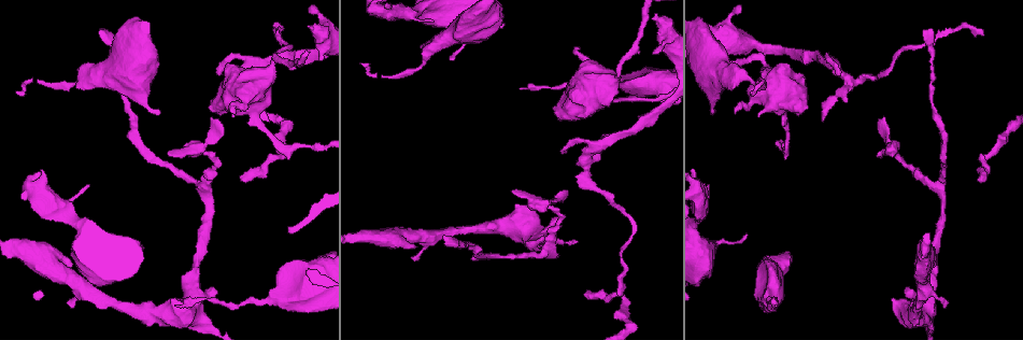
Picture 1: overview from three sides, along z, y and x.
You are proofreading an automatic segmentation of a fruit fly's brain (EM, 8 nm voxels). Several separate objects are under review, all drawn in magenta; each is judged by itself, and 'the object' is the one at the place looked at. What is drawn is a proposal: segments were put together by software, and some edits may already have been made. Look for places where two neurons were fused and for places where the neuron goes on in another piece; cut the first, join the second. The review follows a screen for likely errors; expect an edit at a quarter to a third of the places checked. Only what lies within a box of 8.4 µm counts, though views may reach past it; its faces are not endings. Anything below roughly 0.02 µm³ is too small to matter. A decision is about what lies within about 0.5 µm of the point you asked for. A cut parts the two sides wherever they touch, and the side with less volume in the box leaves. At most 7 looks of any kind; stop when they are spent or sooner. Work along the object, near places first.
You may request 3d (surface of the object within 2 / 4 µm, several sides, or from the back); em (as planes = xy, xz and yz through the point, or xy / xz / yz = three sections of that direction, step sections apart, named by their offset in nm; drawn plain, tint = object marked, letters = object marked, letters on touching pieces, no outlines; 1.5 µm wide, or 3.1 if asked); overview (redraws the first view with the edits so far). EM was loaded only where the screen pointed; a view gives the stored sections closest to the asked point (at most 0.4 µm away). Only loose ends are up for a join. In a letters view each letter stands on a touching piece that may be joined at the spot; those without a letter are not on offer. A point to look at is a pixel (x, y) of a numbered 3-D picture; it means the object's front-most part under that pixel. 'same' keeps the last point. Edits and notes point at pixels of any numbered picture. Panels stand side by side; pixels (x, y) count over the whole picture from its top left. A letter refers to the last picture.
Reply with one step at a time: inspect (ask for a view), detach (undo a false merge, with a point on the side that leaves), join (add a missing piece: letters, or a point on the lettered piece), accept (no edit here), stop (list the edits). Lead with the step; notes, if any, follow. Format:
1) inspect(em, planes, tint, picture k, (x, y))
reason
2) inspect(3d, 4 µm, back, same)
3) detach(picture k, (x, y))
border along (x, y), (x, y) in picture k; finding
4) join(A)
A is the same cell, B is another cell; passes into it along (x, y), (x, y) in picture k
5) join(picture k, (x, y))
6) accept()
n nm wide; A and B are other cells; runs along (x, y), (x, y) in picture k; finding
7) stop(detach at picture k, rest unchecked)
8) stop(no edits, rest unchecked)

inspect(3d, 4 µm, picture 1, (618, 74))
thick turns thin

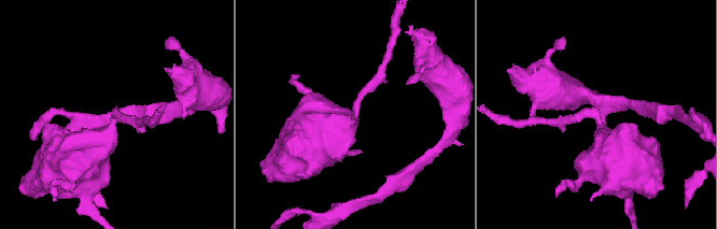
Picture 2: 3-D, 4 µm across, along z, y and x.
inspect(em, xz, step 8, tint, picture 2, (597, 117))
arms of 190, 700 nm; need the tissue

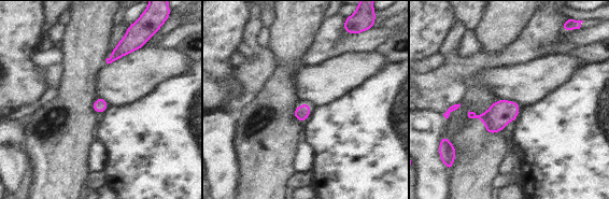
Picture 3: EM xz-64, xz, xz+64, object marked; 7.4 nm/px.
inspect(em, planes, letters, same)

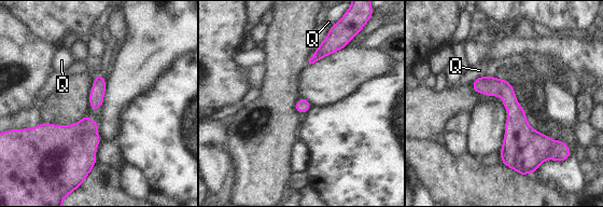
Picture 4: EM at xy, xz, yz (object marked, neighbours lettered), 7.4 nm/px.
accept()
100 nm wide; Q is another cell; continuous, no second neuron

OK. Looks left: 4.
inspect(3d, 4 µm, picture 1, (847, 79))
branch point

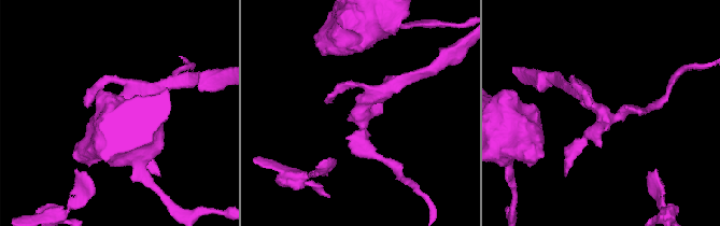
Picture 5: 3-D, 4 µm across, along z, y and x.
inspect(em, planes, letters, picture 5, (358, 116))
shape alone is not enough

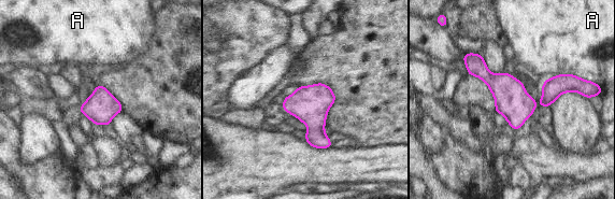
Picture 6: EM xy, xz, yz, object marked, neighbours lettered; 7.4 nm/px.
accept()
A touches over 300 nm; A is another cell; runs along (466, 58), (518, 103), (574, 86) in picture 6; all the same neuron

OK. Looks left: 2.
inspect(3d, 2 µm, picture 1, (520, 89))
an open end

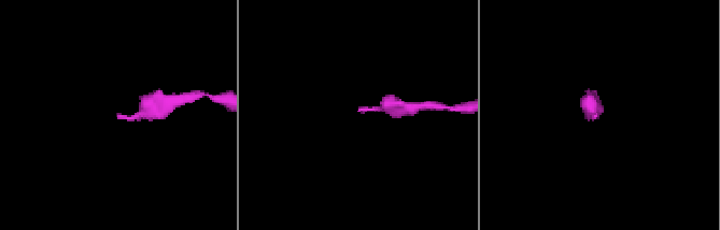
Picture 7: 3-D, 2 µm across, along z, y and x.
inspect(em, planes, letters, picture 7, (595, 117))

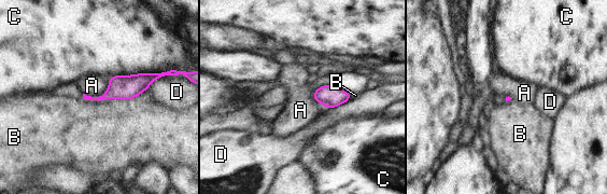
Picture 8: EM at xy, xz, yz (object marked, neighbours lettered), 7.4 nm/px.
accept()
A, B, C and D are other cells; border along (109, 79), (101, 95), (83, 94) in picture 8; none of them fits

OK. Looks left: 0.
stop(no edits, rest unchecked)

